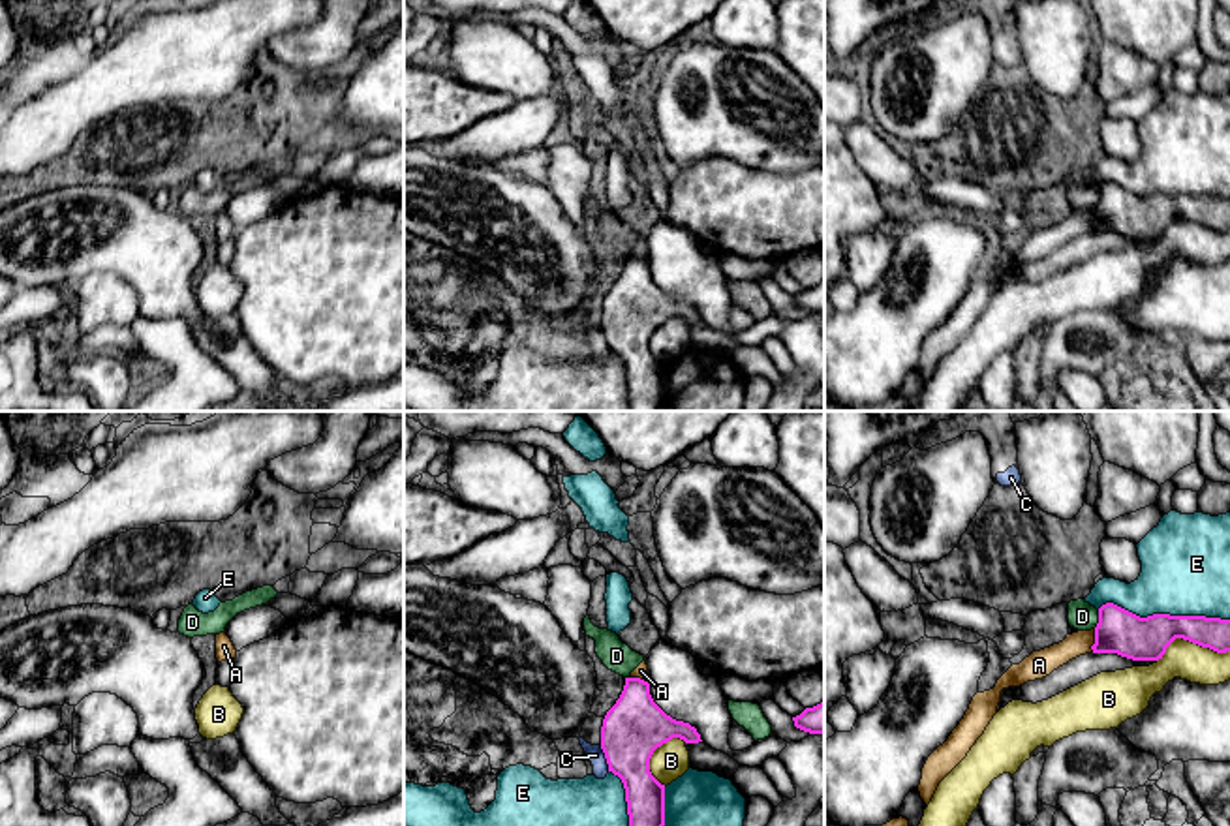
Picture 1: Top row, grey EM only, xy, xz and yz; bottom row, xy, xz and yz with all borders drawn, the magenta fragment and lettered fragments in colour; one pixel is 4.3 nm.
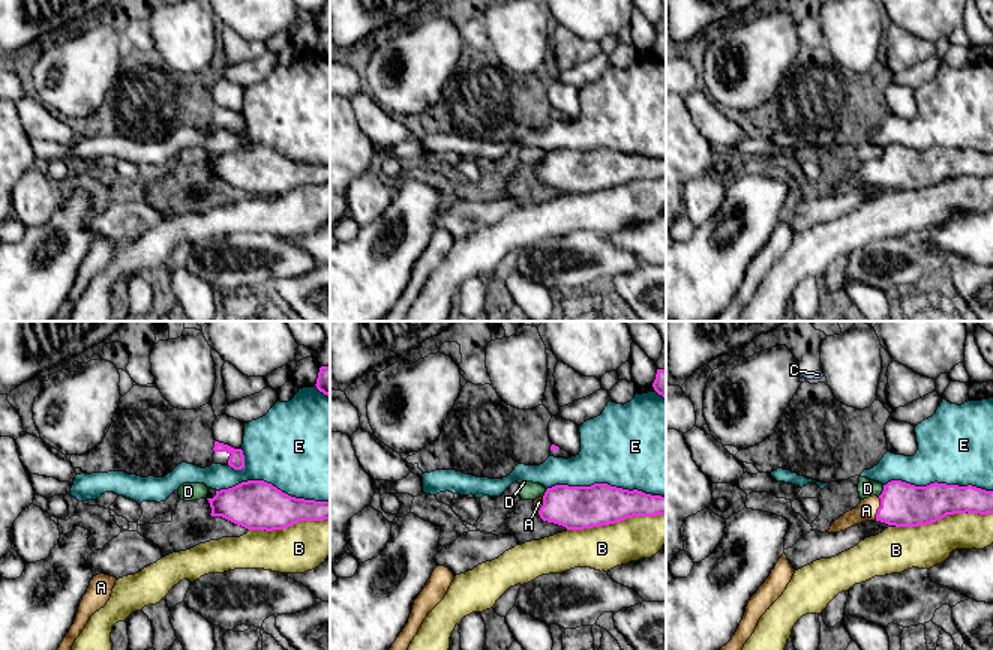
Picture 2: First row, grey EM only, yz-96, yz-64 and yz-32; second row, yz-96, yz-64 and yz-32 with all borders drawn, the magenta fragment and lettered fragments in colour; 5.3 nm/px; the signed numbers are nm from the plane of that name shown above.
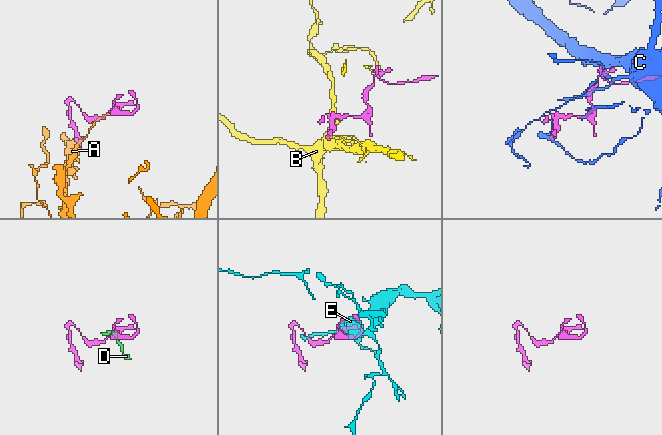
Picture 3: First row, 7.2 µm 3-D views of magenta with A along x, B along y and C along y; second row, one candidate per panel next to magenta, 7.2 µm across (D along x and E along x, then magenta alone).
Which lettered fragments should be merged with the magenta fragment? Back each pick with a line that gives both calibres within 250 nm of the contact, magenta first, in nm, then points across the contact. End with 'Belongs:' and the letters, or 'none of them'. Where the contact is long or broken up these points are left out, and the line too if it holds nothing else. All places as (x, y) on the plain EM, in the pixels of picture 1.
A: calibres 190 and 110 nm
Belongs: A

